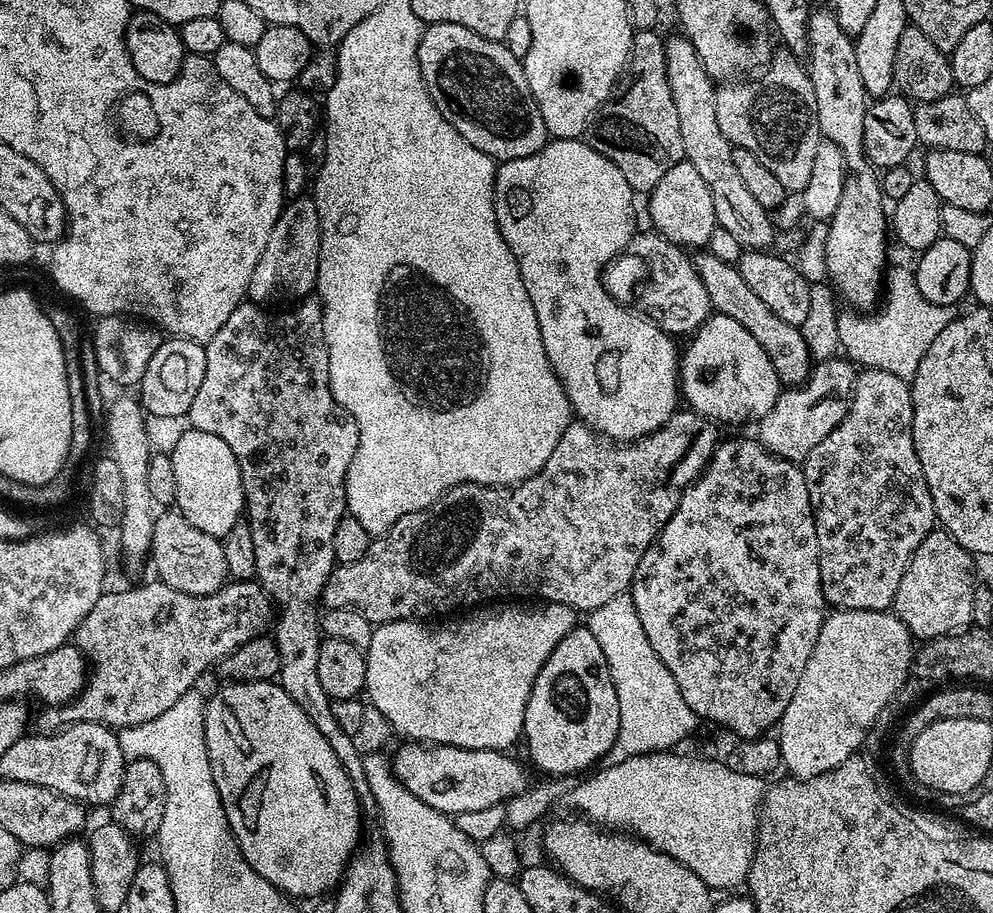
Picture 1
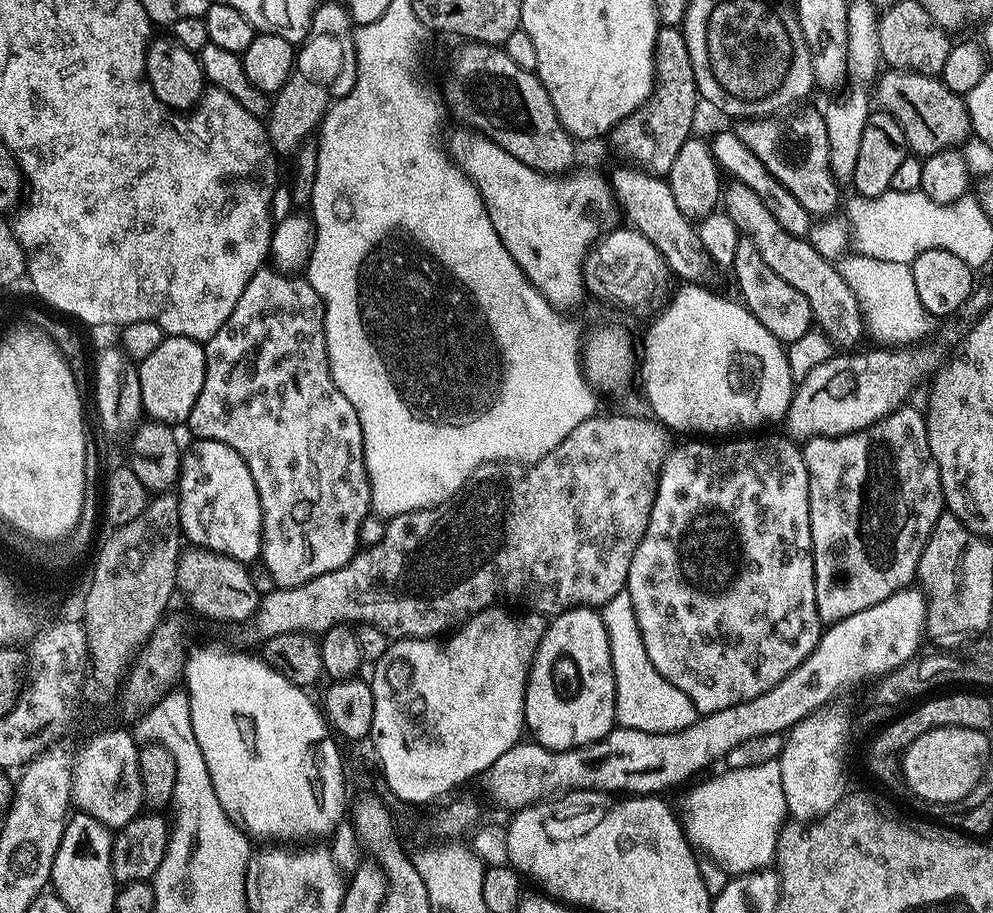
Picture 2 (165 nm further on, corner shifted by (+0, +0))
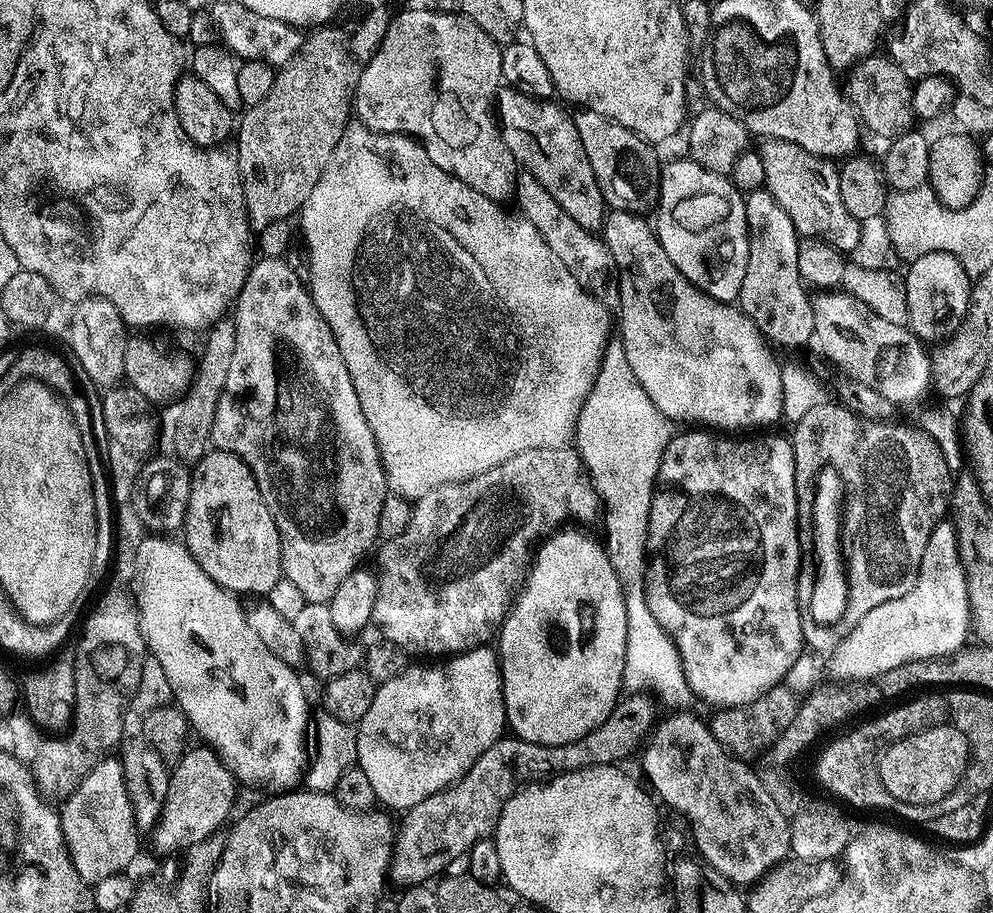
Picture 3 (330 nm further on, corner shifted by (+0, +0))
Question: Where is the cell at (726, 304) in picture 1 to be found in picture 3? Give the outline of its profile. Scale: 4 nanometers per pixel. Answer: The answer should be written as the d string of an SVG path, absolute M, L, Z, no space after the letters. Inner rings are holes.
M580 110L575 113L576 128L580 131L582 146L586 150L586 158L590 158L590 166L594 166L594 178L604 195L605 205L612 210L623 210L625 212L639 213L640 208L648 204L647 188L655 189L660 183L662 171L661 161L656 161L657 149L649 144L638 134L626 130L626 126L618 126L609 117L599 116L597 112Z

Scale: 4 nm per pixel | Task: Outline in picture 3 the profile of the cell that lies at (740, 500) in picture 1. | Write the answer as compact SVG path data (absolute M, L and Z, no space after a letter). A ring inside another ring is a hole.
M680 430L680 431L677 431L677 432L676 432L676 433L675 433L675 435L673 435L673 438L672 438L672 441L671 441L671 442L669 442L669 443L668 443L668 445L667 445L667 446L666 446L666 450L665 450L665 451L664 451L664 453L663 453L663 454L662 454L662 462L661 462L661 463L660 463L660 469L659 469L659 470L658 470L658 474L657 474L657 475L656 475L656 486L655 486L655 489L654 489L654 492L655 492L655 495L653 495L653 497L652 497L652 505L651 505L651 506L650 506L650 514L649 514L649 515L648 515L648 546L647 546L647 549L646 549L646 571L645 571L645 574L644 574L644 597L645 597L645 598L646 598L646 602L647 602L647 603L648 603L648 605L649 605L649 606L650 606L650 614L654 614L654 618L658 618L658 626L662 626L662 630L666 630L666 634L670 634L670 638L671 638L671 639L672 639L672 641L673 641L673 642L674 642L674 646L675 646L675 647L676 647L676 649L677 649L677 650L678 650L678 654L679 654L679 655L680 655L680 661L681 661L681 662L682 662L682 670L683 670L683 671L684 671L684 673L685 673L685 674L686 674L686 682L687 682L687 683L688 683L688 685L689 685L689 686L690 686L690 690L691 690L691 691L692 691L692 695L693 695L693 697L695 697L695 699L696 699L696 700L697 700L697 701L700 701L700 700L705 700L705 702L706 702L706 703L708 703L708 704L713 704L713 705L712 705L712 706L711 706L711 707L712 707L712 708L713 708L713 709L716 709L716 710L719 710L719 709L722 709L722 708L733 708L733 707L734 707L734 706L742 706L742 705L743 705L743 704L749 704L749 703L750 703L750 702L754 702L754 701L755 701L755 700L757 700L757 699L758 699L758 698L759 698L759 696L761 696L761 695L762 695L762 694L766 694L766 693L767 693L767 692L769 692L769 690L770 690L770 689L771 689L771 688L775 688L775 687L777 687L777 685L779 685L779 684L780 684L780 683L781 683L781 681L783 681L783 680L784 680L784 679L785 679L785 677L787 677L787 675L788 675L788 671L790 671L790 669L792 669L792 667L793 667L793 666L794 666L794 662L798 662L798 658L799 658L799 657L800 657L800 655L802 655L802 653L803 653L803 652L804 652L804 651L805 651L805 648L806 648L806 645L805 645L805 642L804 642L804 626L805 626L805 623L806 623L806 620L805 620L805 617L804 617L804 616L803 616L803 618L802 618L802 617L800 617L800 588L799 588L799 586L798 586L798 585L796 585L796 583L798 583L798 582L799 582L799 580L800 580L800 535L802 535L802 529L801 529L801 527L800 527L800 525L799 525L799 524L797 524L797 522L796 522L796 515L797 515L797 514L798 514L798 498L797 498L797 497L796 497L796 467L795 467L795 466L794 466L794 450L793 450L793 449L792 449L792 441L791 441L791 439L789 439L789 437L788 437L788 436L787 436L787 435L784 435L784 436L764 436L764 435L768 435L768 434L752 434L752 435L749 435L749 436L752 436L752 437L750 437L750 438L749 438L749 440L736 440L736 439L740 439L740 438L733 438L733 437L732 437L732 436L731 436L731 435L728 435L728 434L717 434L717 433L716 433L716 432L715 432L715 431L712 431L712 430Z

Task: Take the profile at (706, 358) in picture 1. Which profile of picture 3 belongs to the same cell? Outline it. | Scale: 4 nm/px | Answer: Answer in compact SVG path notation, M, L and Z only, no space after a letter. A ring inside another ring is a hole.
M612 210L607 213L602 229L602 239L612 251L618 272L618 289L620 288L620 316L618 312L618 339L626 350L626 360L634 370L638 382L642 382L642 390L650 394L650 400L662 410L667 420L680 426L699 426L704 430L723 430L728 434L736 434L739 428L752 428L748 430L764 430L767 424L778 421L784 415L784 394L782 392L782 374L780 373L781 361L776 361L773 345L764 339L763 334L754 326L752 319L746 315L735 303L715 300L698 290L686 277L666 258L666 250L662 250L660 241L656 238L653 225L643 220L643 215L623 210Z

